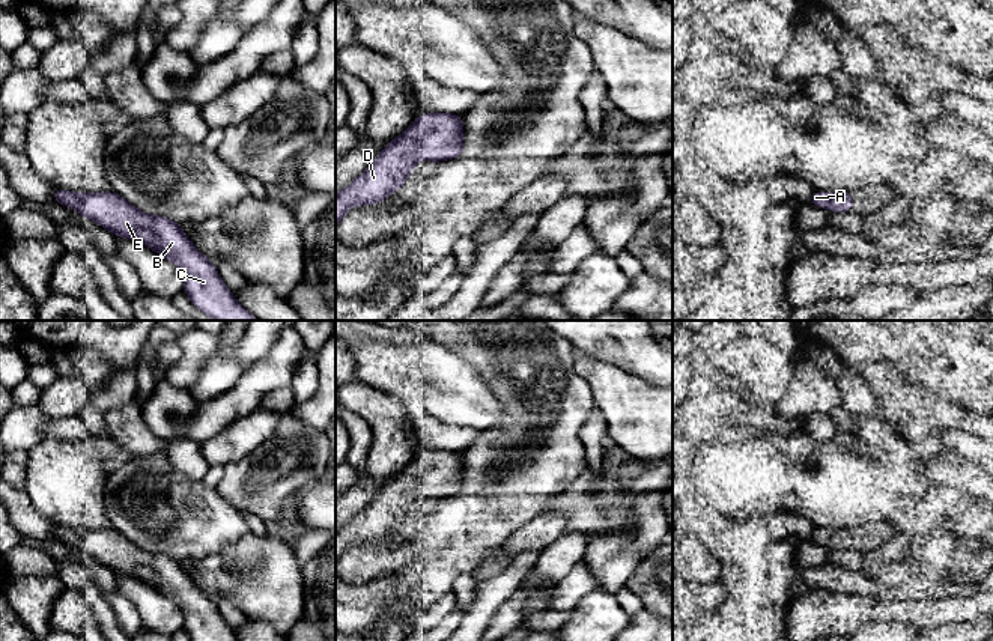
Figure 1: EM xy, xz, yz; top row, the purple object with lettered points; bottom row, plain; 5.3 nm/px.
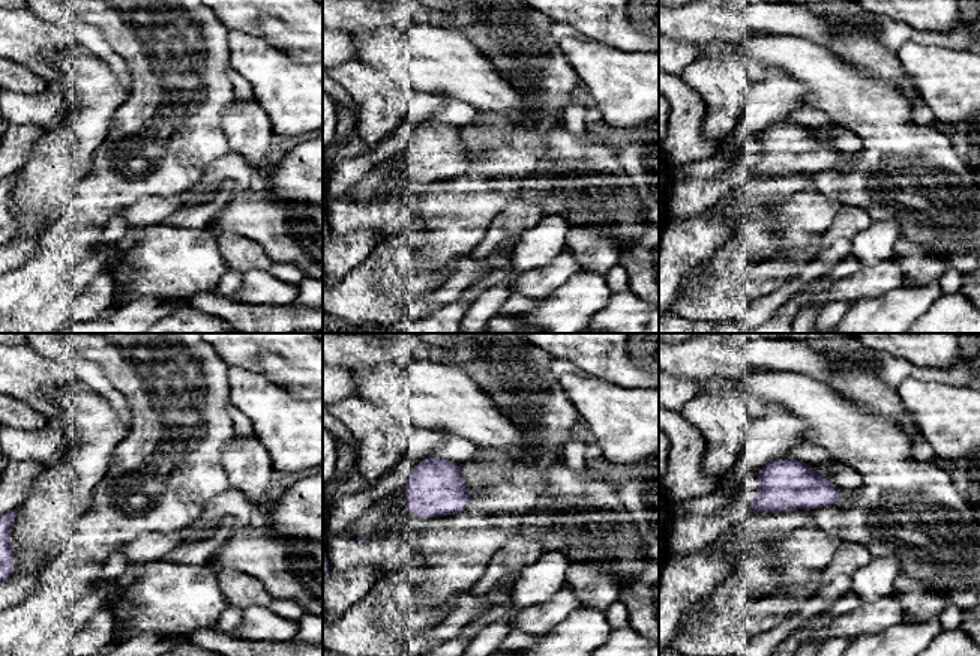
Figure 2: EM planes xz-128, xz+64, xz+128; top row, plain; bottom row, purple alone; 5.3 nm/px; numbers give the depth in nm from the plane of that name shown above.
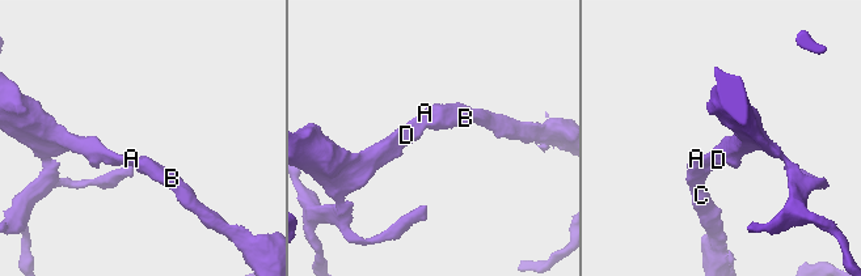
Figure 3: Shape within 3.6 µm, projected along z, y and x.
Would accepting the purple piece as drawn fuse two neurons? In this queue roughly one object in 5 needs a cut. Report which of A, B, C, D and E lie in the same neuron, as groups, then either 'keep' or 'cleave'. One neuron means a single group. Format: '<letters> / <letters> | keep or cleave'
A B C D E | keep

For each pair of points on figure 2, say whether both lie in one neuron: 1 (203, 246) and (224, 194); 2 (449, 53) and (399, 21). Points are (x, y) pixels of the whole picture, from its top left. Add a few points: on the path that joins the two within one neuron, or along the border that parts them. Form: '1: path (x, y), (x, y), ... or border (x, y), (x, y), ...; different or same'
1: border (170, 224), (204, 228); different
2: border (441, 26), (411, 23), (401, 30), (372, 30); different

